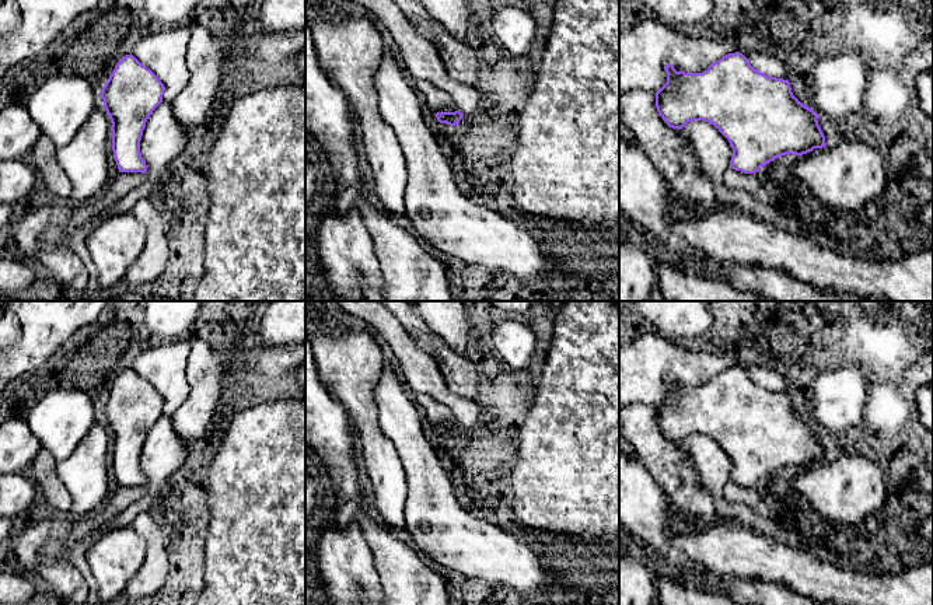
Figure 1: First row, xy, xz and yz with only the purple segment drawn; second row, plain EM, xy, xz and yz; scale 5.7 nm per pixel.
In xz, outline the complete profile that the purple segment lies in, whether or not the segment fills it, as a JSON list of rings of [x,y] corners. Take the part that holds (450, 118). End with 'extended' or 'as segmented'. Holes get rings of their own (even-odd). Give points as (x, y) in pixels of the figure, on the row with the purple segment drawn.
[[[459,111],[455,112],[437,112],[434,113],[437,120],[440,123],[447,123],[450,126],[455,126],[459,123],[459,120],[462,119],[462,113]]]; as segmented

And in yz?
[[[740,52],[723,56],[702,73],[677,71],[672,64],[665,64],[664,70],[667,83],[654,94],[658,115],[670,127],[677,130],[692,120],[712,123],[728,140],[733,148],[730,168],[735,171],[755,174],[778,157],[786,154],[803,155],[827,146],[817,120],[820,116],[793,95],[789,80],[770,77],[755,70]]]; as segmented

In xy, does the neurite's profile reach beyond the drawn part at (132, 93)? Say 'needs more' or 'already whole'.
already whole

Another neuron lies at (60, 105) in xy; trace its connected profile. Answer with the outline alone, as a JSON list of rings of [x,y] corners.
[[[80,76],[48,78],[29,97],[27,109],[56,148],[64,147],[99,104],[101,88]]]

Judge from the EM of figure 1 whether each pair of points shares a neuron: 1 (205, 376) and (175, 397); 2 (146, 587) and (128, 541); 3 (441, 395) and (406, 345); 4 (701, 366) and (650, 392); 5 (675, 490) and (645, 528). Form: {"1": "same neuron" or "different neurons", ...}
{"1": "different neurons", "2": "different neurons", "3": "same neuron", "4": "same neuron", "5": "different neurons"}

